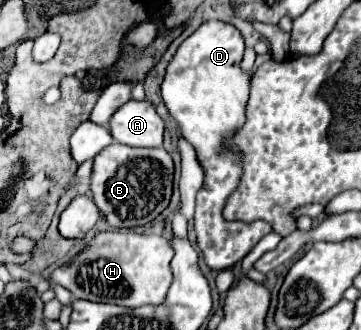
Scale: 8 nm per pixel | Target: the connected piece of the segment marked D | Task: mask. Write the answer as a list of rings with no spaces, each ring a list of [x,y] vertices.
[[[204,22],[178,46],[162,82],[162,100],[170,116],[176,120],[180,136],[194,146],[198,162],[206,174],[204,186],[196,196],[194,228],[198,234],[198,246],[204,252],[204,260],[214,270],[234,266],[258,244],[262,236],[272,232],[272,226],[264,220],[246,224],[228,222],[222,216],[226,200],[238,188],[244,172],[240,150],[226,146],[226,140],[232,140],[236,130],[246,122],[246,102],[250,96],[252,72],[242,70],[242,54],[244,38],[232,24]]]

